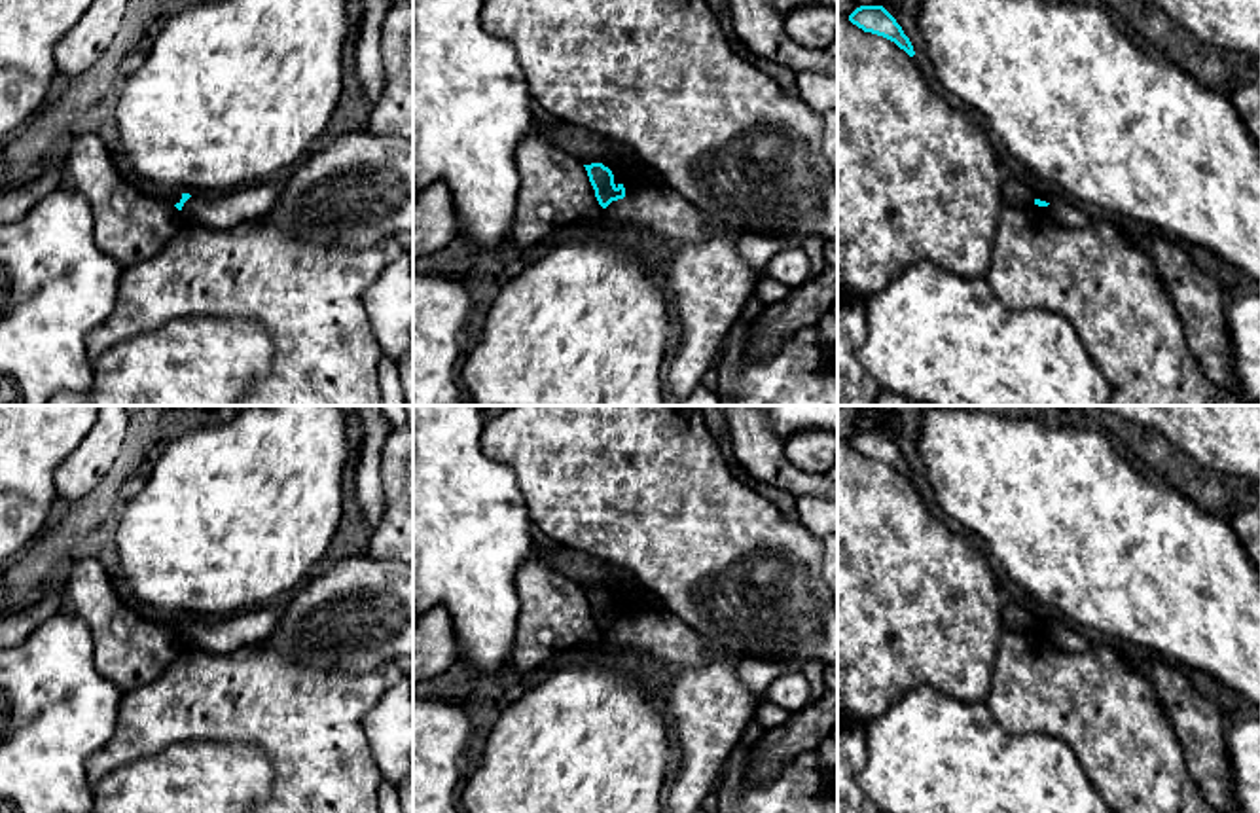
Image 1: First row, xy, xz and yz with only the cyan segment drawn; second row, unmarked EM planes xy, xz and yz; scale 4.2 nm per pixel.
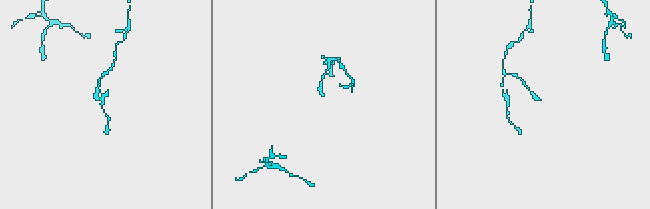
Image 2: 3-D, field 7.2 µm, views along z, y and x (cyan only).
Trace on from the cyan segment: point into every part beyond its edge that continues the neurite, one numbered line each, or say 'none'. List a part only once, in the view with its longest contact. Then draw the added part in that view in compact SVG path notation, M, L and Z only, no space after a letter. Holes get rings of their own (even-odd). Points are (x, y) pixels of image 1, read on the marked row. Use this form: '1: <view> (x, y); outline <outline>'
none

